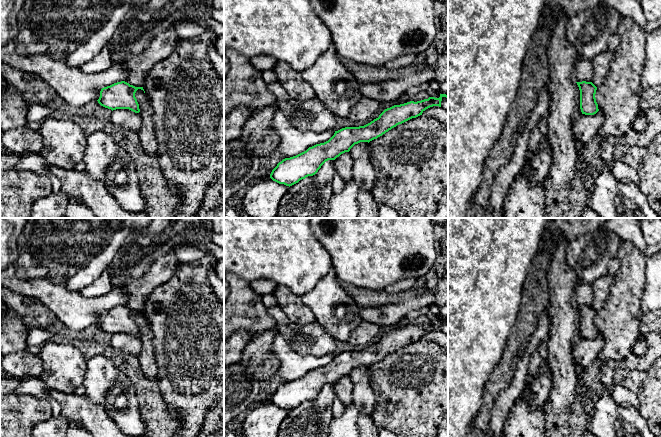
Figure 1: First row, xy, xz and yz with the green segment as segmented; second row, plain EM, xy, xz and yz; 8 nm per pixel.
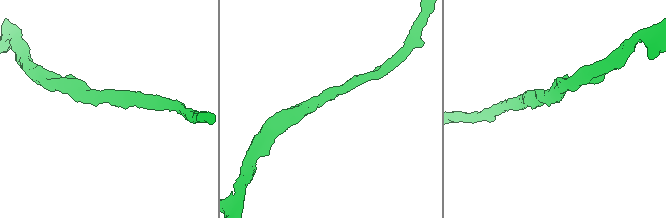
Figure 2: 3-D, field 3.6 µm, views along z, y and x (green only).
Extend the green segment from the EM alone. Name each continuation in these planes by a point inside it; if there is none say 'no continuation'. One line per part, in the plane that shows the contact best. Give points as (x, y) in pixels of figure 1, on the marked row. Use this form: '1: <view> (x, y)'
no continuation

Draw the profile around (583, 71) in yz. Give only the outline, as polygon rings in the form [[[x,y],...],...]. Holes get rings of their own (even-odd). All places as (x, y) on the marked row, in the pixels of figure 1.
[[[577,60],[575,63],[574,78],[576,82],[592,82],[594,70],[592,61]]]

